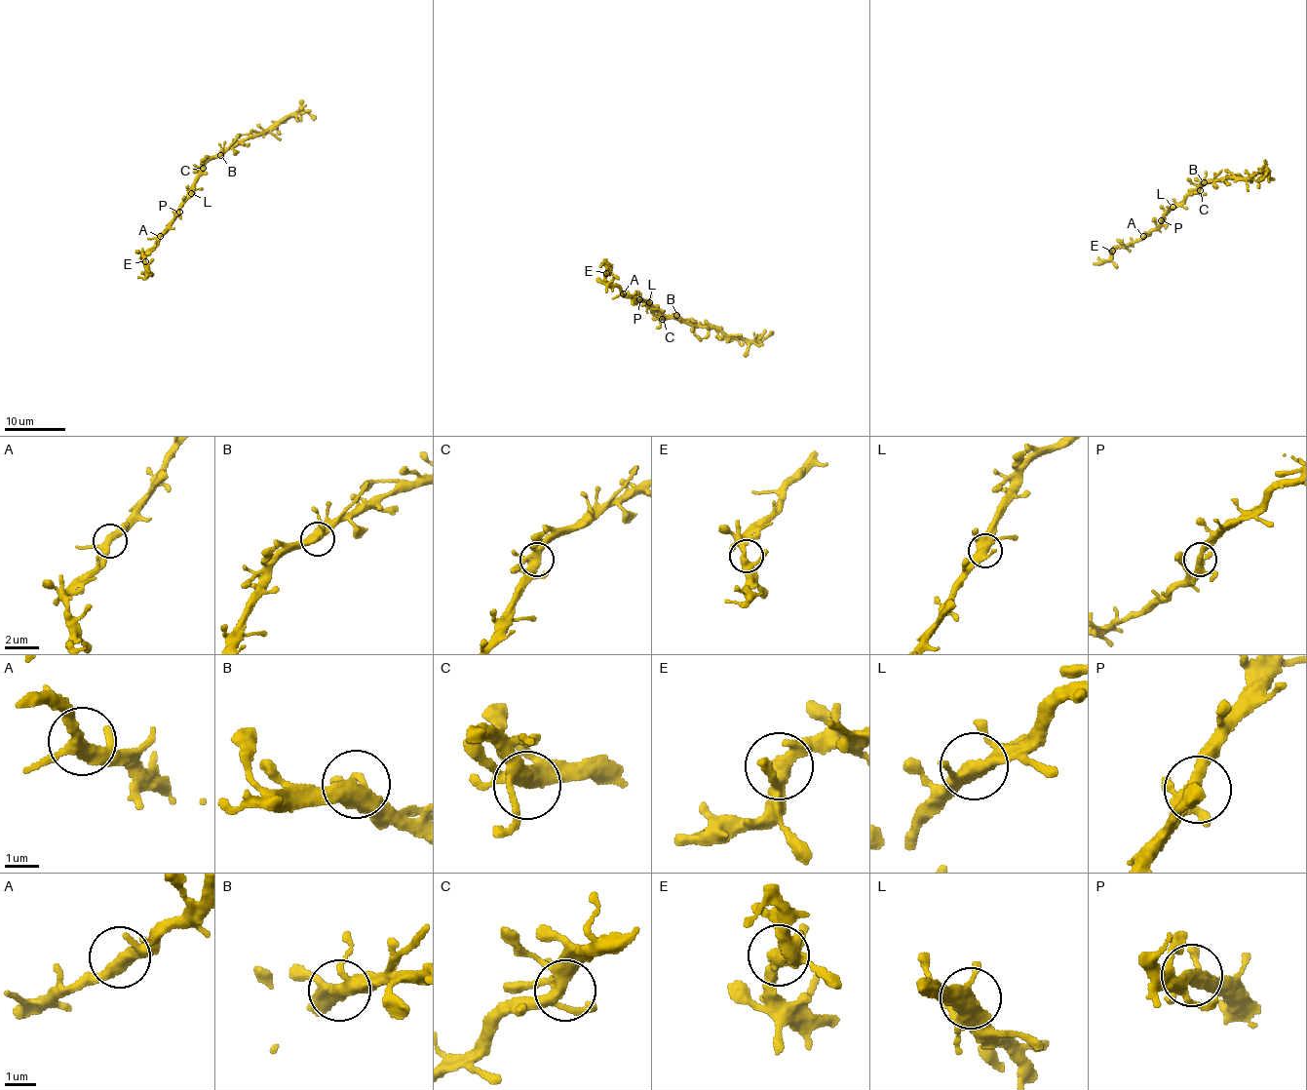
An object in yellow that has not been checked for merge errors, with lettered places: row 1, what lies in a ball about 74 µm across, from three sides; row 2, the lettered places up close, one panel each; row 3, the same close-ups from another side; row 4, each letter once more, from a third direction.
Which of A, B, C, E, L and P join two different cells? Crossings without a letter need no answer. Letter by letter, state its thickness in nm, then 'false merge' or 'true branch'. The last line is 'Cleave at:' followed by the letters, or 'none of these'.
A: calibre 340 nm; true branch
B: calibre 380 nm; true branch
C: calibre 360 nm; true branch
E: calibre 320 nm; true branch
L: calibre 400 nm; true branch
P: calibre 280 nm; true branch
Cleave at: none of these

